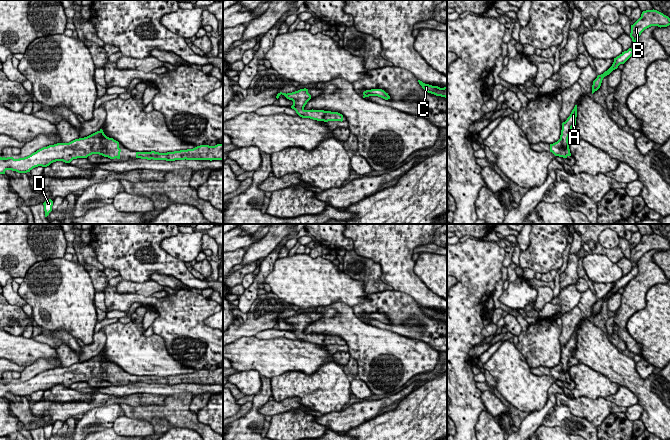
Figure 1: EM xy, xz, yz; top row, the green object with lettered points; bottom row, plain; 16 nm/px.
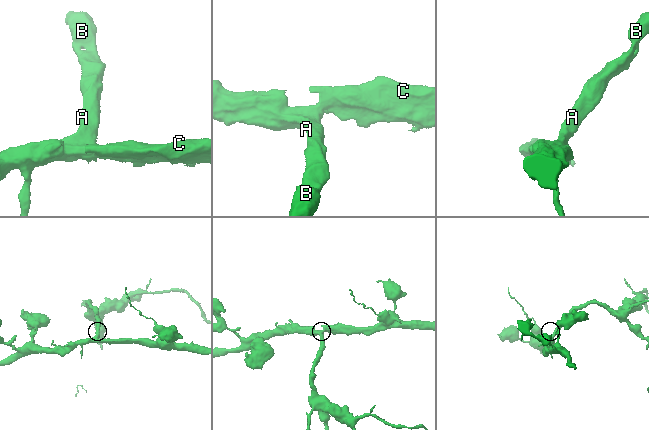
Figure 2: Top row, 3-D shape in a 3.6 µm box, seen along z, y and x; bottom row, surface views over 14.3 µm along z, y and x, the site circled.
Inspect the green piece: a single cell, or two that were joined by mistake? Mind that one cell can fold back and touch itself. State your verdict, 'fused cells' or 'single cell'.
single cell

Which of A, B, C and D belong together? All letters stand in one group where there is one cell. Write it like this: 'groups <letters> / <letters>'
groups A B C D

